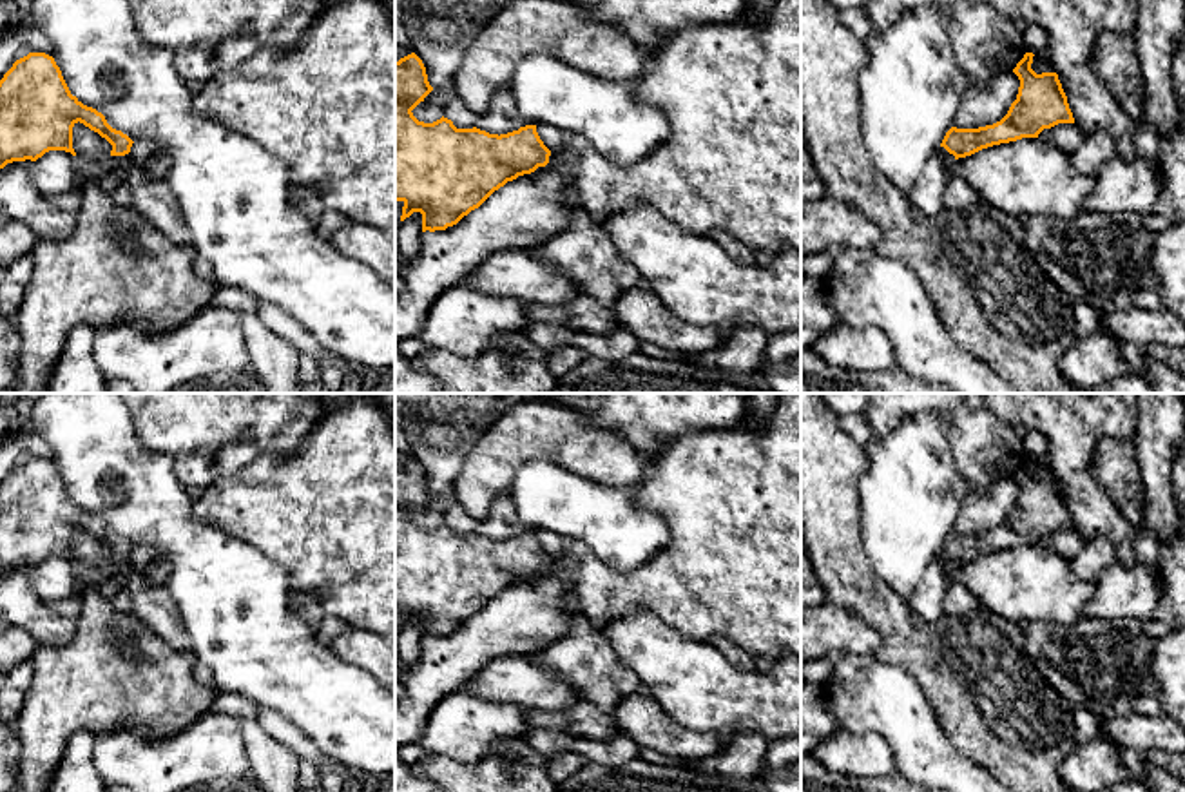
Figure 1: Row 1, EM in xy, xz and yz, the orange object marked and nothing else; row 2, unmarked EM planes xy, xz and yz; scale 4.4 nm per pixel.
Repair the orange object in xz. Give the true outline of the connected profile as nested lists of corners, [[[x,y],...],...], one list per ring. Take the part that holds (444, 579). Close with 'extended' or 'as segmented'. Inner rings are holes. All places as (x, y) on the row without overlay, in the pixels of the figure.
[[[415,459],[395,468],[395,607],[404,609],[400,627],[413,618],[422,620],[422,638],[457,631],[507,587],[545,573],[551,562],[536,531],[498,542],[477,533],[457,535],[444,522],[433,529],[419,527],[411,517],[431,497],[426,473]]]; as segmented

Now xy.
[[[29,459],[16,466],[0,486],[0,575],[13,567],[36,567],[49,556],[65,556],[76,562],[72,555],[72,533],[78,527],[112,551],[111,562],[130,558],[134,547],[127,540],[112,535],[101,518],[83,511],[71,500],[53,462]]]; as segmented

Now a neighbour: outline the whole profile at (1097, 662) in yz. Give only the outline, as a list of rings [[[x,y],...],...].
[[[1085,616],[1064,625],[1024,623],[1027,654],[1044,680],[1071,705],[1082,705],[1100,720],[1129,718],[1149,667],[1154,640],[1136,618]]]

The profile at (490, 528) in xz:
[[[507,491],[493,500],[489,517],[477,524],[477,535],[498,542],[518,536],[520,533],[525,531],[535,531],[535,529],[525,526],[518,518]]]

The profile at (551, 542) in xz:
[[[540,529],[536,531],[536,538],[540,542],[540,546],[544,547],[544,551],[553,558],[553,556],[560,556],[562,555],[562,536],[556,533],[551,533],[547,529]]]

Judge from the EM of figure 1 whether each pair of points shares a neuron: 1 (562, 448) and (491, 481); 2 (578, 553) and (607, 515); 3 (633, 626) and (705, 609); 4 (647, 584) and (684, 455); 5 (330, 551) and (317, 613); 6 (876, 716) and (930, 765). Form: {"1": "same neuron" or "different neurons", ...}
{"1": "same neuron", "2": "different neurons", "3": "different neurons", "4": "same neuron", "5": "different neurons", "6": "same neuron"}

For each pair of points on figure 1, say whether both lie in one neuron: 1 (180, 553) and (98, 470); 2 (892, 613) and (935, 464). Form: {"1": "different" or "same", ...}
{"1": "same", "2": "different"}

